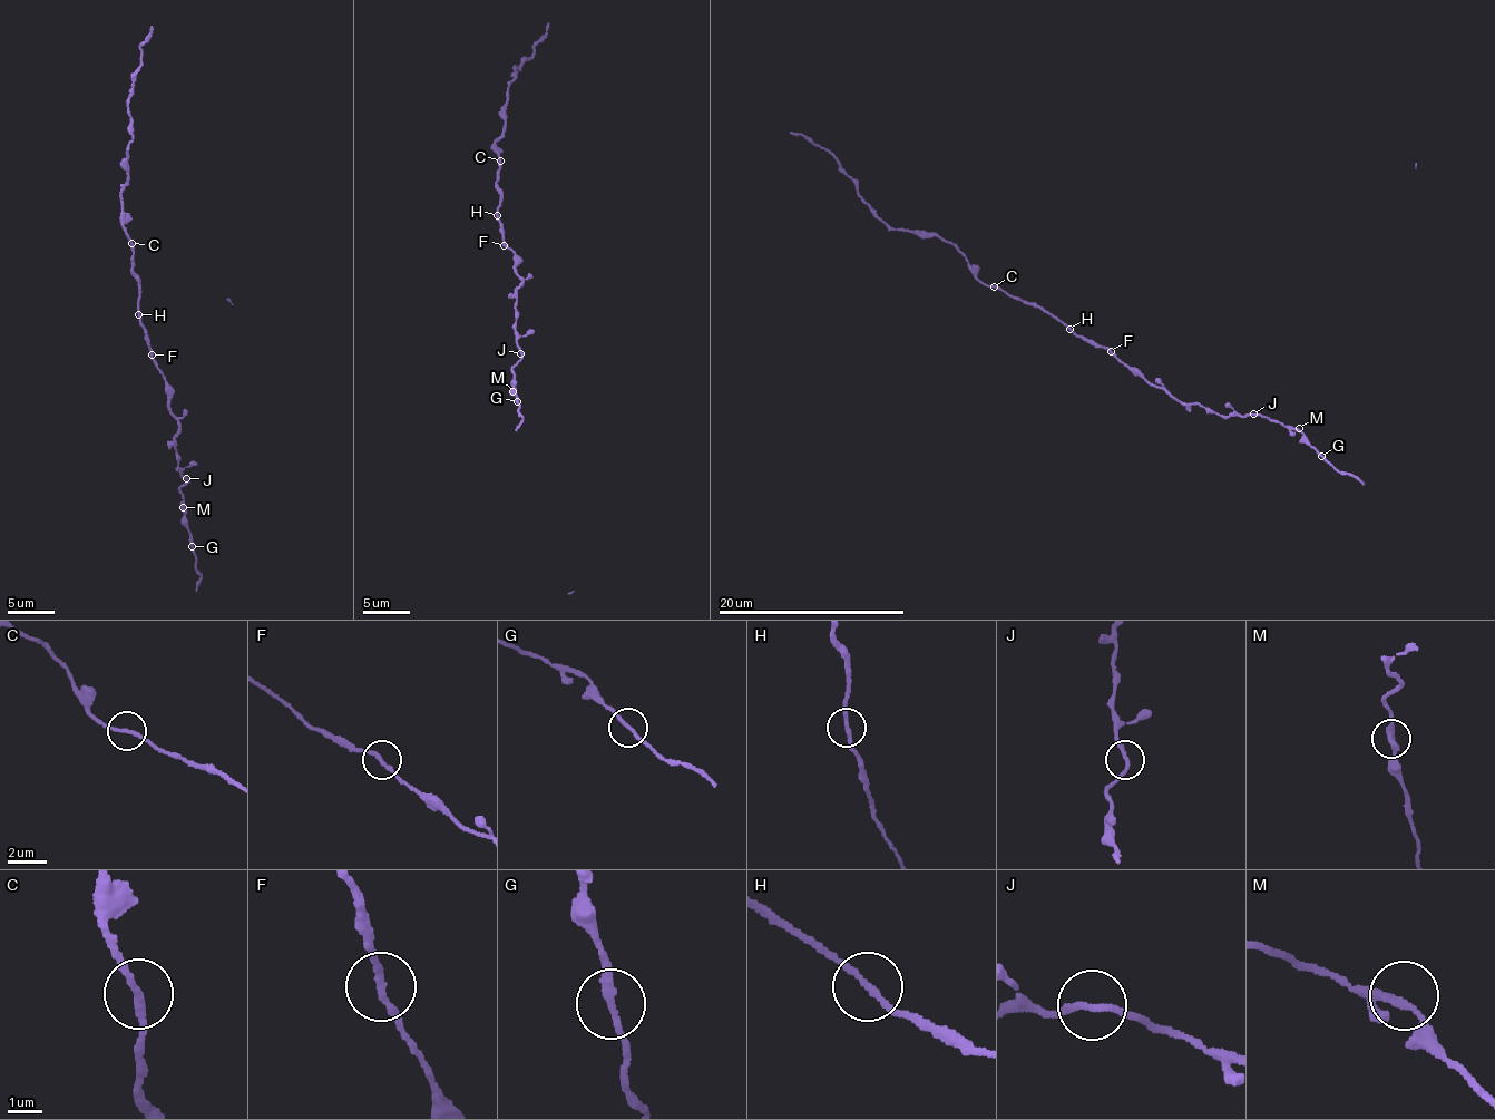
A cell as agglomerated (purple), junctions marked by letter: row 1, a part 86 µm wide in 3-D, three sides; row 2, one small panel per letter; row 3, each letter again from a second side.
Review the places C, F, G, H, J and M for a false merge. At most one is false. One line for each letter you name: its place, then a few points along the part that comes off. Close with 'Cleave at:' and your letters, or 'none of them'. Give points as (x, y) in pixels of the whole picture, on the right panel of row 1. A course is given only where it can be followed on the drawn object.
C: at (994, 286); foreign part runs (995, 286), (979, 279), (953, 244), (936, 235), (917, 236), (887, 227), (834, 158), (822, 147), (791, 133)
Cleave at: C

